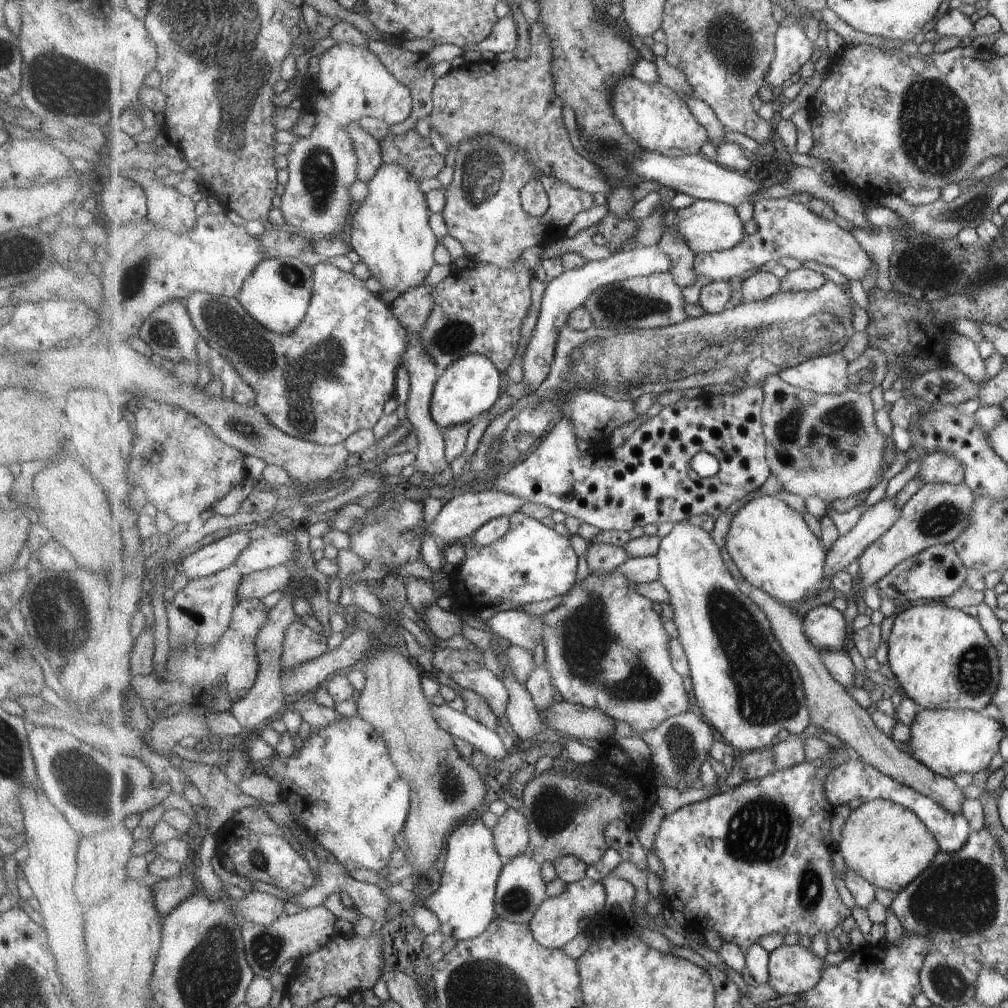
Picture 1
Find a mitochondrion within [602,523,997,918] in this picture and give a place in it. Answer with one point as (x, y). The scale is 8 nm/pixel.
(766, 688)

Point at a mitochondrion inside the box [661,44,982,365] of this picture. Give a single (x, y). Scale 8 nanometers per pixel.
(935, 132)

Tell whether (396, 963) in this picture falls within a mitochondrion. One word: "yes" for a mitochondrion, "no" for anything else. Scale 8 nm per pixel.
no

